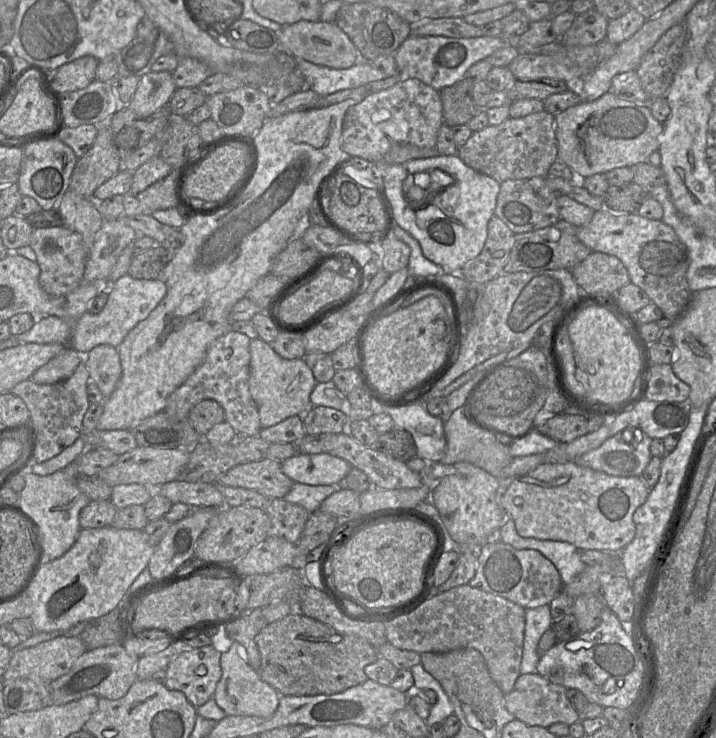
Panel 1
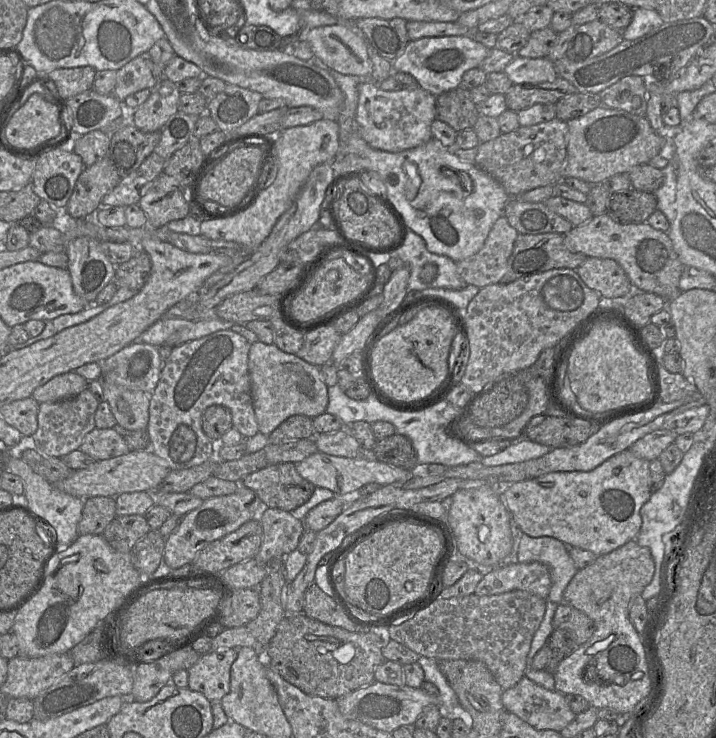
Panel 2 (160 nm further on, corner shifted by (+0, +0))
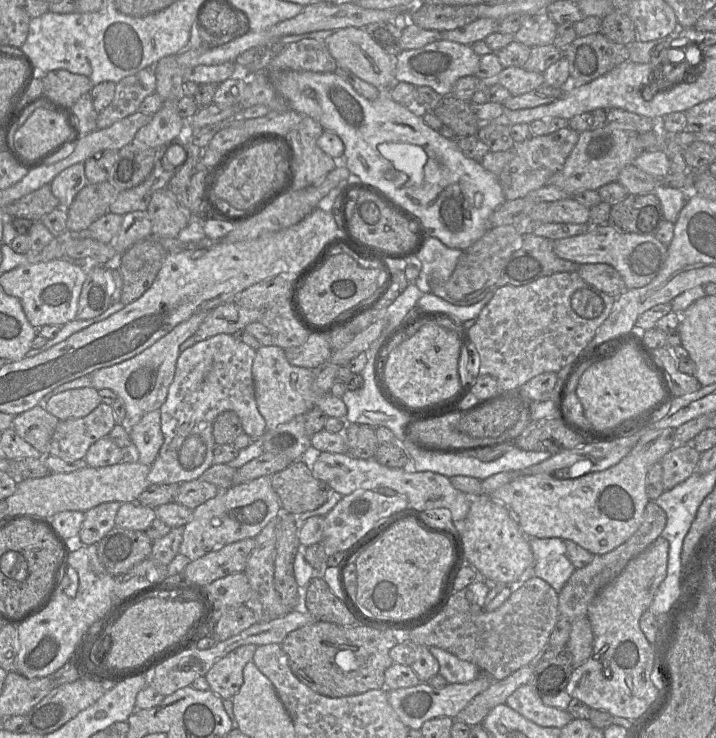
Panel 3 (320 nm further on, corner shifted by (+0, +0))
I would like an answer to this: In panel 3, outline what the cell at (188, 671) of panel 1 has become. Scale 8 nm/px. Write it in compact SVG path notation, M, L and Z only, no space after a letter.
M244 645L217 661L204 676L209 690L222 700L232 699L243 683L243 668L253 661L257 646Z

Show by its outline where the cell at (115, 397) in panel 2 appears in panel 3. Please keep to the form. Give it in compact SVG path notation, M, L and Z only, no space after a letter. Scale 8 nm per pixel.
M160 410L144 414L138 423L129 429L129 435L135 459L151 466L163 444Z

